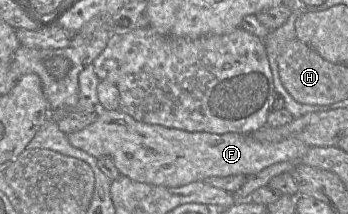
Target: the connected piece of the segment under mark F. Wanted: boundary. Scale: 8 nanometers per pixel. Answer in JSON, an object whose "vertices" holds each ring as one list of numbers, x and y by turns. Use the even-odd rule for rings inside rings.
{"vertices":[[100,110,94,123,67,138,73,147,97,159,109,157,121,175,164,187,181,187,208,177,257,174,279,162,300,162,310,148,298,139,261,143,251,134,187,132,143,123,119,110]]}

